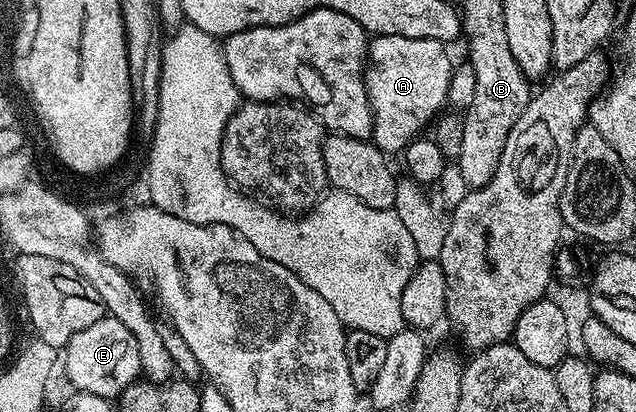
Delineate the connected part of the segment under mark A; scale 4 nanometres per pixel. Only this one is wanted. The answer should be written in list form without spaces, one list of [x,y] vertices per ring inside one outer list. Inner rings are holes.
[[[384,35],[383,37],[375,36],[368,45],[368,60],[366,62],[366,90],[368,91],[368,99],[370,100],[370,110],[374,116],[374,124],[372,126],[372,140],[374,146],[377,149],[382,150],[387,155],[398,155],[401,154],[402,150],[405,149],[406,145],[413,138],[419,136],[423,132],[422,129],[426,124],[429,126],[431,122],[435,120],[443,112],[444,106],[447,104],[450,96],[450,81],[454,77],[454,65],[452,60],[450,61],[450,53],[443,42],[437,41],[436,39],[412,39],[411,37],[405,37],[404,35]]]

